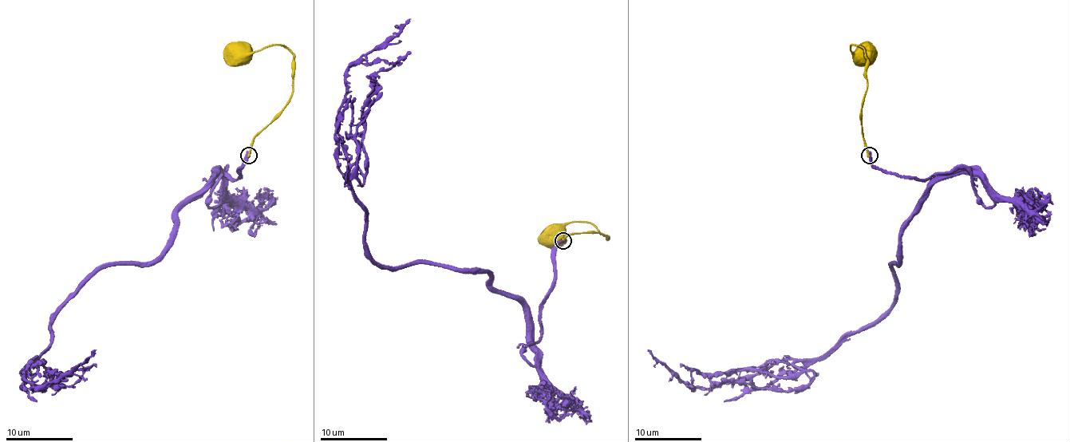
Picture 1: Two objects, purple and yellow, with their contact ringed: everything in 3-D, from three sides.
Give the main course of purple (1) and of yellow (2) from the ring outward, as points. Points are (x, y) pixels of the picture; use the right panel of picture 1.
1: (870, 155), (918, 179), (970, 174), (943, 174), (902, 230), (881, 316), (815, 358), (700, 388), (648, 349)
2: (870, 155), (862, 136), (862, 100), (868, 84), (866, 56), (859, 46), (851, 46), (853, 53), (862, 53)

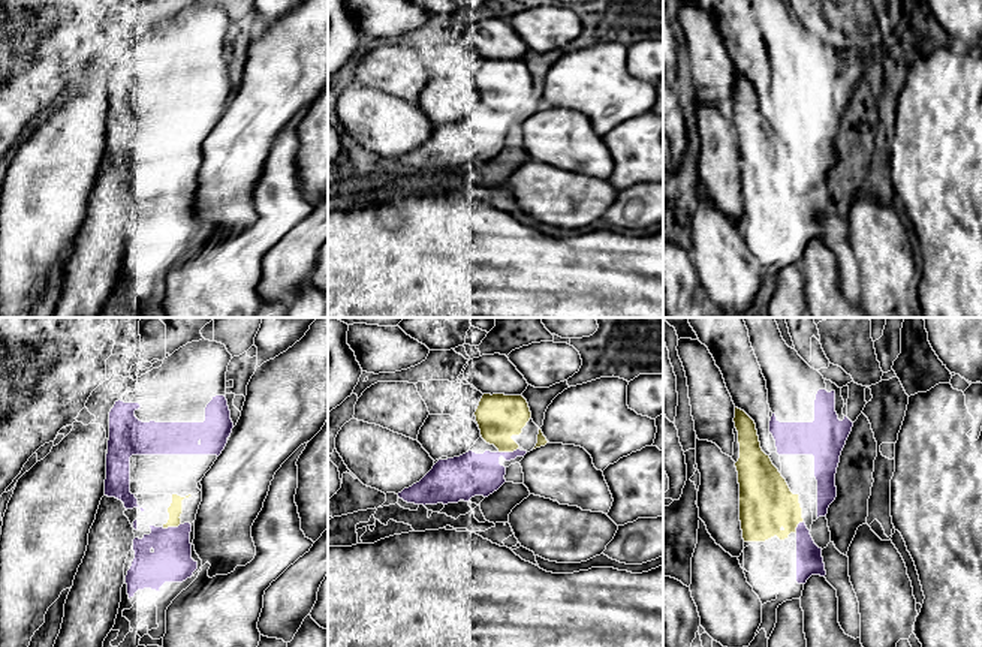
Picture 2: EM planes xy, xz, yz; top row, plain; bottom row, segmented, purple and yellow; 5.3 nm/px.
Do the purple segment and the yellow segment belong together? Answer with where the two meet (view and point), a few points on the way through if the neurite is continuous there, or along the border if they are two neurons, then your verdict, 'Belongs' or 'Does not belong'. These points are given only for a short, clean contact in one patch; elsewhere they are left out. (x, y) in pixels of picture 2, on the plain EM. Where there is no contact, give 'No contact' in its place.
Touches purple at xz (508, 117). Does not belong

